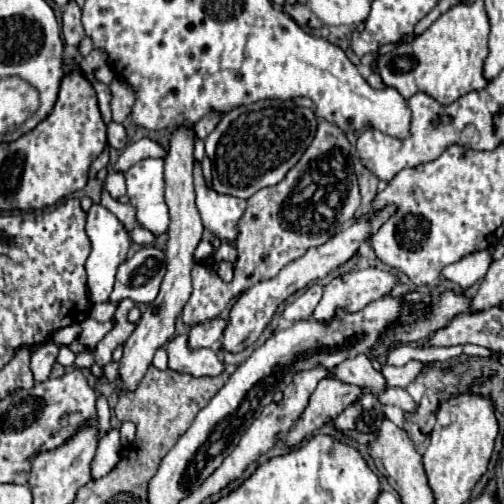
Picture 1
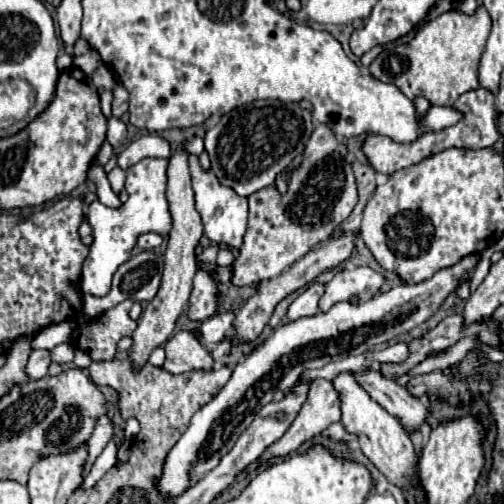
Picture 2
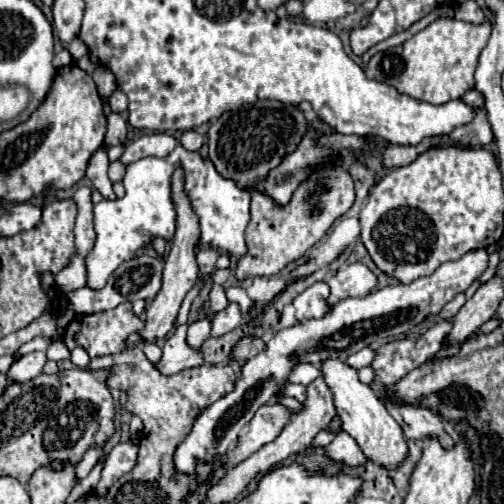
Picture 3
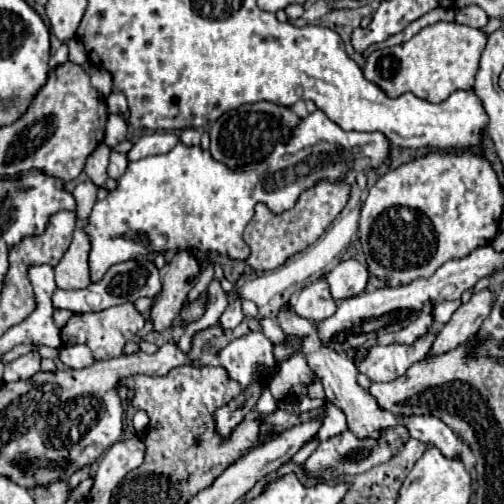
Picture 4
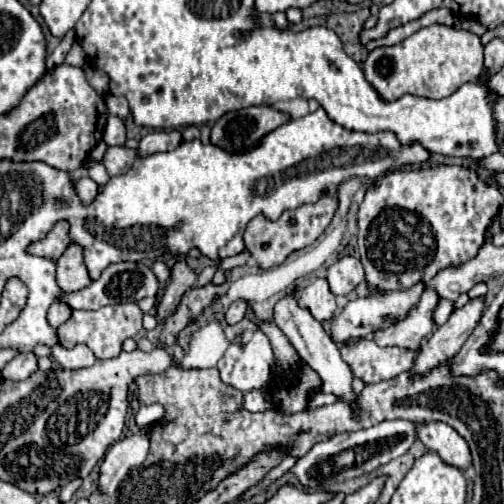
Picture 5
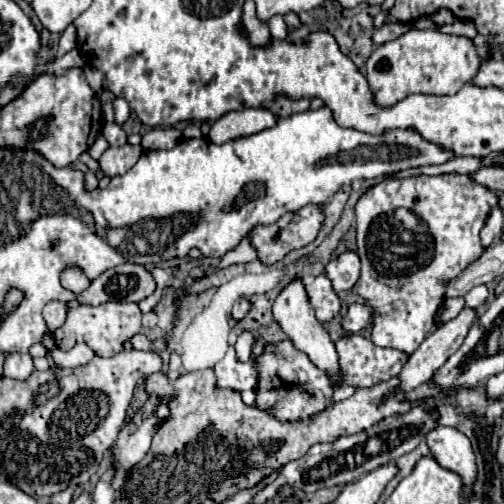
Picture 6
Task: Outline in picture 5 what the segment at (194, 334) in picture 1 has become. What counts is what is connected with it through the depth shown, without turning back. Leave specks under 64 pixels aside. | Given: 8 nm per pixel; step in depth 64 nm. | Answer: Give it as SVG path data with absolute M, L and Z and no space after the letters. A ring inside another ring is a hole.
M236 300L236 302L232 302L230 304L230 308L226 310L226 314L224 314L224 318L226 318L226 324L238 324L242 318L244 318L244 314L246 314L246 302L244 300Z

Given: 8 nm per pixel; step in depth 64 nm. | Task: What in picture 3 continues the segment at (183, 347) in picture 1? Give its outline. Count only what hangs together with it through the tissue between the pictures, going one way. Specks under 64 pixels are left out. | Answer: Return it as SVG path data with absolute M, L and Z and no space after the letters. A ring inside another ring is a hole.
M204 276L201 282L196 283L182 302L178 314L178 328L166 340L166 344L162 348L162 360L156 364L156 368L162 374L176 374L186 368L196 368L196 366L204 364L202 352L198 348L188 346L188 342L186 342L186 318L188 318L194 299L198 296L208 277Z

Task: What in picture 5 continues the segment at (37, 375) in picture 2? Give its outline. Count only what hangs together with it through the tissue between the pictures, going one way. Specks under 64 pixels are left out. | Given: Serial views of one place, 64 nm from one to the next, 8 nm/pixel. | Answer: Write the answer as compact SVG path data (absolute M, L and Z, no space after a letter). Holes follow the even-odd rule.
M26 352L26 354L18 354L14 360L10 360L4 366L2 376L10 378L10 380L26 380L36 370L38 370L38 358L34 356L34 352Z

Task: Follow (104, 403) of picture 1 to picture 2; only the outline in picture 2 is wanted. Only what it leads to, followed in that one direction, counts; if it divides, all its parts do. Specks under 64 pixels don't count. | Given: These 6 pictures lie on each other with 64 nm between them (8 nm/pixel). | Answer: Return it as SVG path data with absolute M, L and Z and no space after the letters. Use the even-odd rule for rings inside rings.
M108 414L100 416L100 418L96 420L96 428L94 428L94 432L92 432L90 440L88 440L88 452L90 452L90 454L88 454L86 464L84 464L86 472L90 470L90 466L94 464L96 456L102 452L102 448L106 446L106 442L112 438L112 434L114 434L114 430L112 430L112 422L110 422Z

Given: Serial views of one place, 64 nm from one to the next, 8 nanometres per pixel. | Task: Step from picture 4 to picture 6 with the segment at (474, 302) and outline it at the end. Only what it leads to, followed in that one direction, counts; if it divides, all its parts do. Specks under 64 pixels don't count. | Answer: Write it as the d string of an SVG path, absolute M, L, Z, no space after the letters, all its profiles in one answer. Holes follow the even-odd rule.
M464 308L456 318L438 326L438 330L420 344L420 348L408 358L406 366L402 368L402 390L412 390L422 382L430 380L436 368L440 368L452 356L452 352L460 348L472 324L474 308Z

